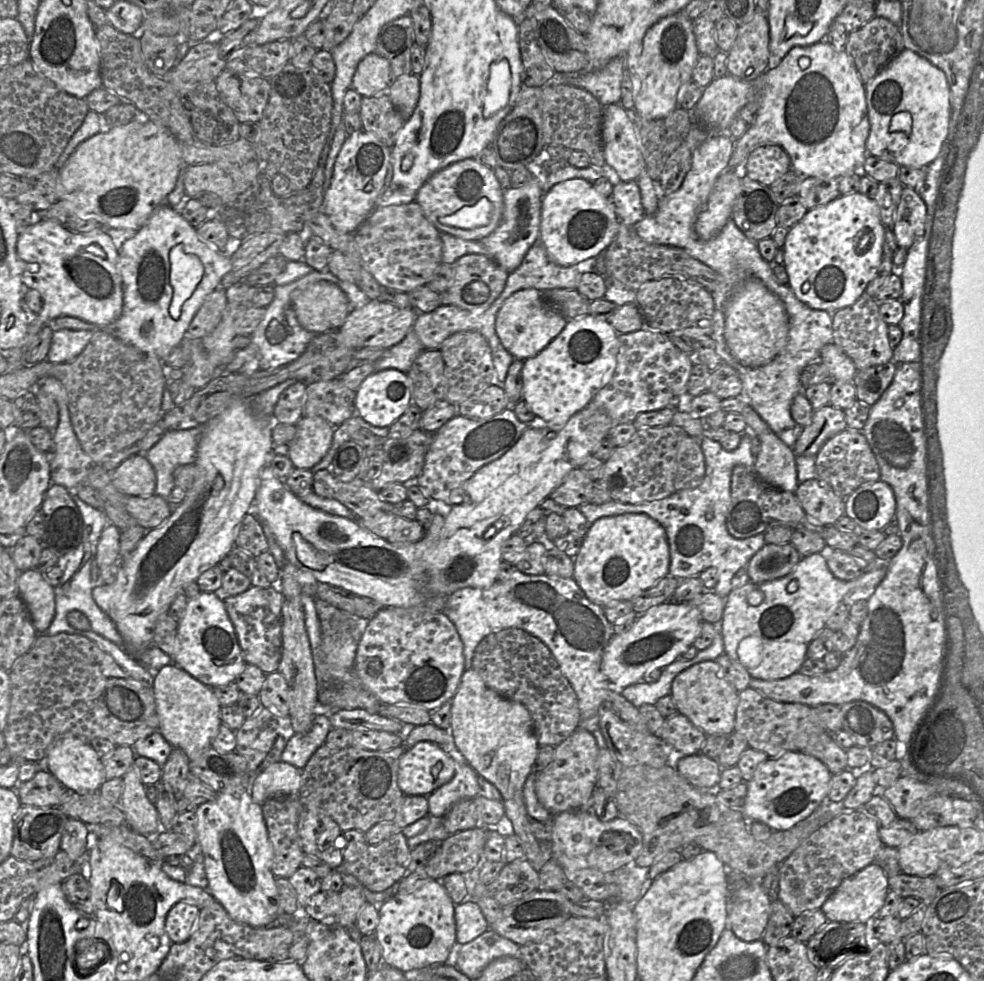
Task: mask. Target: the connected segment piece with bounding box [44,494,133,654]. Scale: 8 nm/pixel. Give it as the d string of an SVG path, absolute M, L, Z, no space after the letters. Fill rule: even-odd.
M76 494L72 495L72 498L78 506L83 517L84 529L82 540L73 551L69 552L63 557L60 557L58 566L62 567L62 564L64 564L65 571L59 585L54 588L56 613L50 627L44 634L46 634L46 636L53 636L62 632L68 634L78 634L89 638L91 641L97 640L99 642L100 640L104 640L105 637L114 644L124 648L128 653L132 654L133 651L125 645L123 638L117 631L113 621L105 612L101 610L92 596L92 588L94 586L91 579L91 565L96 557L97 546L102 531L110 523L110 521L103 510L96 509L88 505ZM72 610L78 610L87 616L90 621L91 630L78 630L73 628L67 622L67 614Z

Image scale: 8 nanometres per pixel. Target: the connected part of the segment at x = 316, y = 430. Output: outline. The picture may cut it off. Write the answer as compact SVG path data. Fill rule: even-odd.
M317 416L301 417L295 427L296 433L288 444L287 457L294 468L310 470L329 449L334 427Z

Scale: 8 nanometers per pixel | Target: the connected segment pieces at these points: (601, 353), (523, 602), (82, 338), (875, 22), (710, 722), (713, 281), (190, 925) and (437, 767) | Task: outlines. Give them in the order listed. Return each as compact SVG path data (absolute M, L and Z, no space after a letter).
M586 315L574 320L568 320L566 326L561 331L561 333L552 340L549 345L542 350L538 355L530 357L524 360L523 370L522 370L522 379L523 379L523 400L526 402L528 407L535 414L534 424L529 424L534 427L549 427L549 426L564 426L567 421L577 412L585 408L593 399L593 397L608 384L611 380L613 373L617 365L617 353L619 348L619 336L614 328L609 324L609 321L600 320L594 318L593 316Z
M515 569L507 581L504 581L504 582L497 581L490 587L485 587L485 588L465 587L465 588L456 590L454 593L452 593L446 598L446 602L444 604L442 612L453 623L463 643L463 654L465 658L464 669L465 670L472 668L472 659L473 659L475 649L484 637L486 637L487 635L493 632L497 632L505 628L520 628L534 635L538 639L540 639L549 648L549 650L551 651L555 659L557 660L559 667L561 669L561 672L568 679L568 681L572 685L577 695L578 705L579 705L579 709L581 713L581 720L590 718L591 716L595 714L600 715L600 711L602 709L602 702L605 697L606 690L609 689L609 683L610 683L610 680L602 671L602 657L603 657L605 648L609 644L612 636L614 635L613 626L612 626L612 623L610 623L606 619L604 615L603 607L590 601L573 578L552 577L547 574L530 575L530 574L523 573L519 571L518 569Z
M68 329L54 331L46 360L54 364L73 361L83 352L92 336L93 331Z
M875 16L848 34L846 53L852 58L863 84L872 79L904 49L900 28Z
M705 660L679 673L673 680L671 693L678 712L706 735L728 736L734 732L739 692L727 680L715 660Z
M620 224L614 240L593 260L593 272L602 275L608 283L619 284L634 291L647 281L665 276L674 276L700 284L709 292L715 290L721 283L720 273L692 257L684 249L647 243L637 235L633 227L624 224Z
M180 901L167 913L165 929L172 943L182 943L192 934L200 908L193 903Z
M421 741L401 755L398 786L405 796L428 796L453 778L455 767L454 759L439 745Z

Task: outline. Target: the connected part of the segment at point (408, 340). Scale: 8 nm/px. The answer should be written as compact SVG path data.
M411 329L401 342L386 349L383 356L373 363L374 372L395 369L406 374L413 361L424 350L414 329Z

